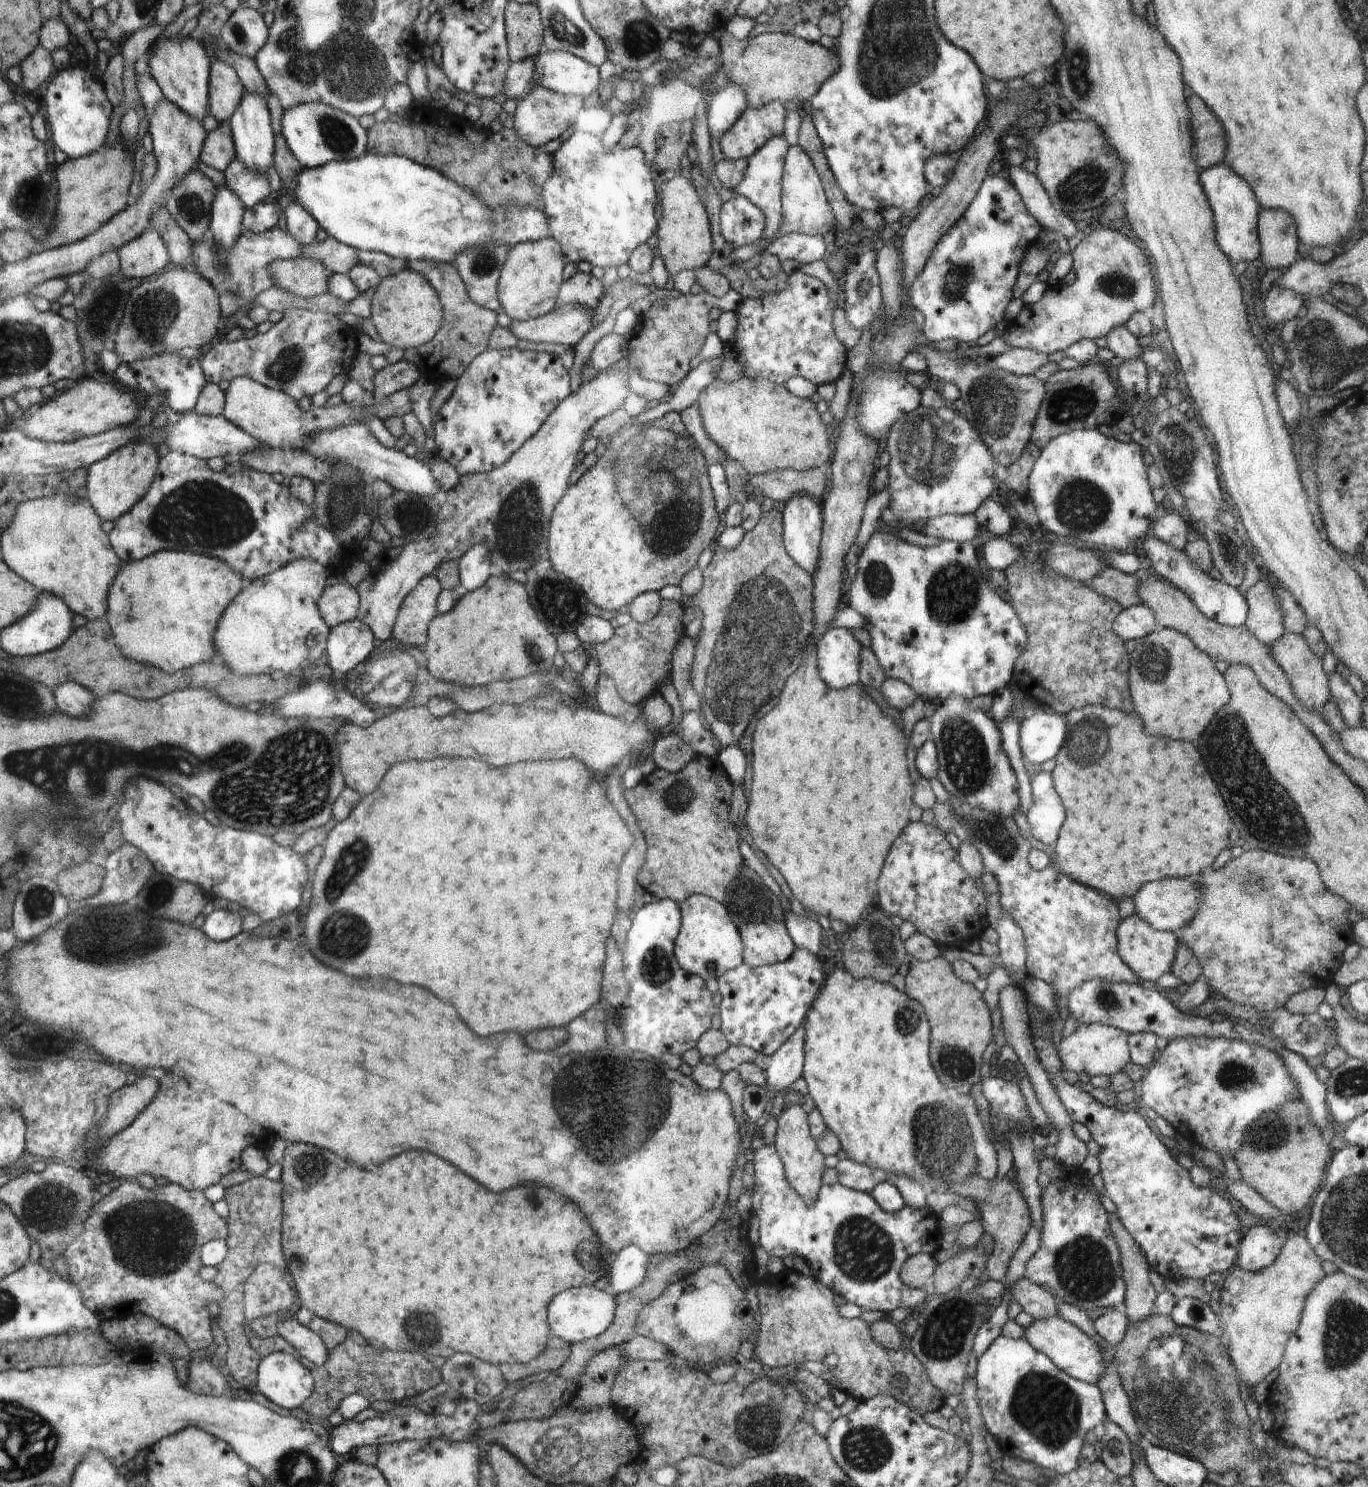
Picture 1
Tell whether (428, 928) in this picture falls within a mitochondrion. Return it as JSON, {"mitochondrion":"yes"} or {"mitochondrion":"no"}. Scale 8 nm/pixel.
{"mitochondrion":"no"}

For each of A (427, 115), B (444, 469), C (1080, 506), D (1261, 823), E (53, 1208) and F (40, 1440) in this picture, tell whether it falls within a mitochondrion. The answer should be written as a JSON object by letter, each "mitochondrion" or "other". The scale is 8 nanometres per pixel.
{"A":"other","B":"other","C":"mitochondrion","D":"mitochondrion","E":"mitochondrion","F":"mitochondrion"}

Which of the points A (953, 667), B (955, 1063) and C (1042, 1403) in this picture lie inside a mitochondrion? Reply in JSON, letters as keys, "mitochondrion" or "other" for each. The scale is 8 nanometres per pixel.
{"A":"other","B":"mitochondrion","C":"mitochondrion"}

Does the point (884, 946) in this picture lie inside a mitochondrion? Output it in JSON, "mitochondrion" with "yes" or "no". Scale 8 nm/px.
{"mitochondrion":"yes"}

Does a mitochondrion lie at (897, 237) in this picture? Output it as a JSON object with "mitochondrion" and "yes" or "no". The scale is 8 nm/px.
{"mitochondrion":"no"}

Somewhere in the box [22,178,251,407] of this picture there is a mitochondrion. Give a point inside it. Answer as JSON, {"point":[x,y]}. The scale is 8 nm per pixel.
{"point":[154,313]}

